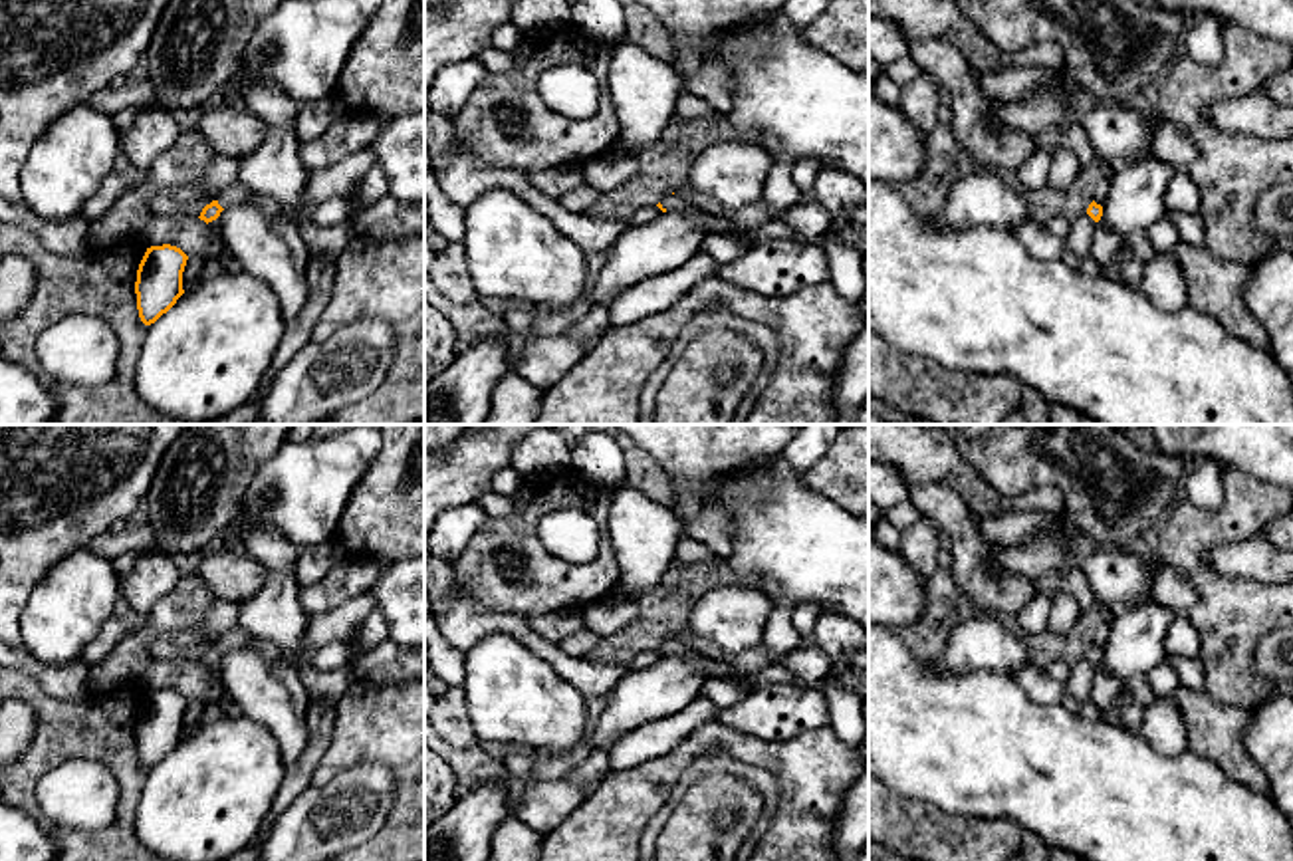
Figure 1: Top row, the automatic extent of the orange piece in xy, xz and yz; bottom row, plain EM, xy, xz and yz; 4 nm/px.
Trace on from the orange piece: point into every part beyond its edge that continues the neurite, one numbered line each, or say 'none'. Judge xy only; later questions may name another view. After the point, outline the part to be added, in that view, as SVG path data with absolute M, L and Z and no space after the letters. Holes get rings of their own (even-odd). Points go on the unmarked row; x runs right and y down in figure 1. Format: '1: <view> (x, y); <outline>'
1: xy (236, 637); M234 627L226 635L218 637L218 649L222 653L228 653L238 647L246 647L250 641L254 641L242 627Z

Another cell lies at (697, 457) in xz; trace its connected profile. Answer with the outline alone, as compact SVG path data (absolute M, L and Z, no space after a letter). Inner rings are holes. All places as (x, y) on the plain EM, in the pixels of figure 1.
M611 425L648 452L668 474L684 524L714 506L716 486L730 474L781 456L799 425Z

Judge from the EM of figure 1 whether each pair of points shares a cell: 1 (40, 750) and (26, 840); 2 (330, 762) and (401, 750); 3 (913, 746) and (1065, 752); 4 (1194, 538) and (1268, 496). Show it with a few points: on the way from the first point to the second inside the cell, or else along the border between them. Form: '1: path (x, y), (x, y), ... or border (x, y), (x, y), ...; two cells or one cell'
1: border (20, 808), (54, 840); two cells
2: path (348, 748), (383, 748); one cell
3: path (950, 746), (1028, 752); one cell
4: path (1212, 528), (1236, 520), (1250, 506); one cell

